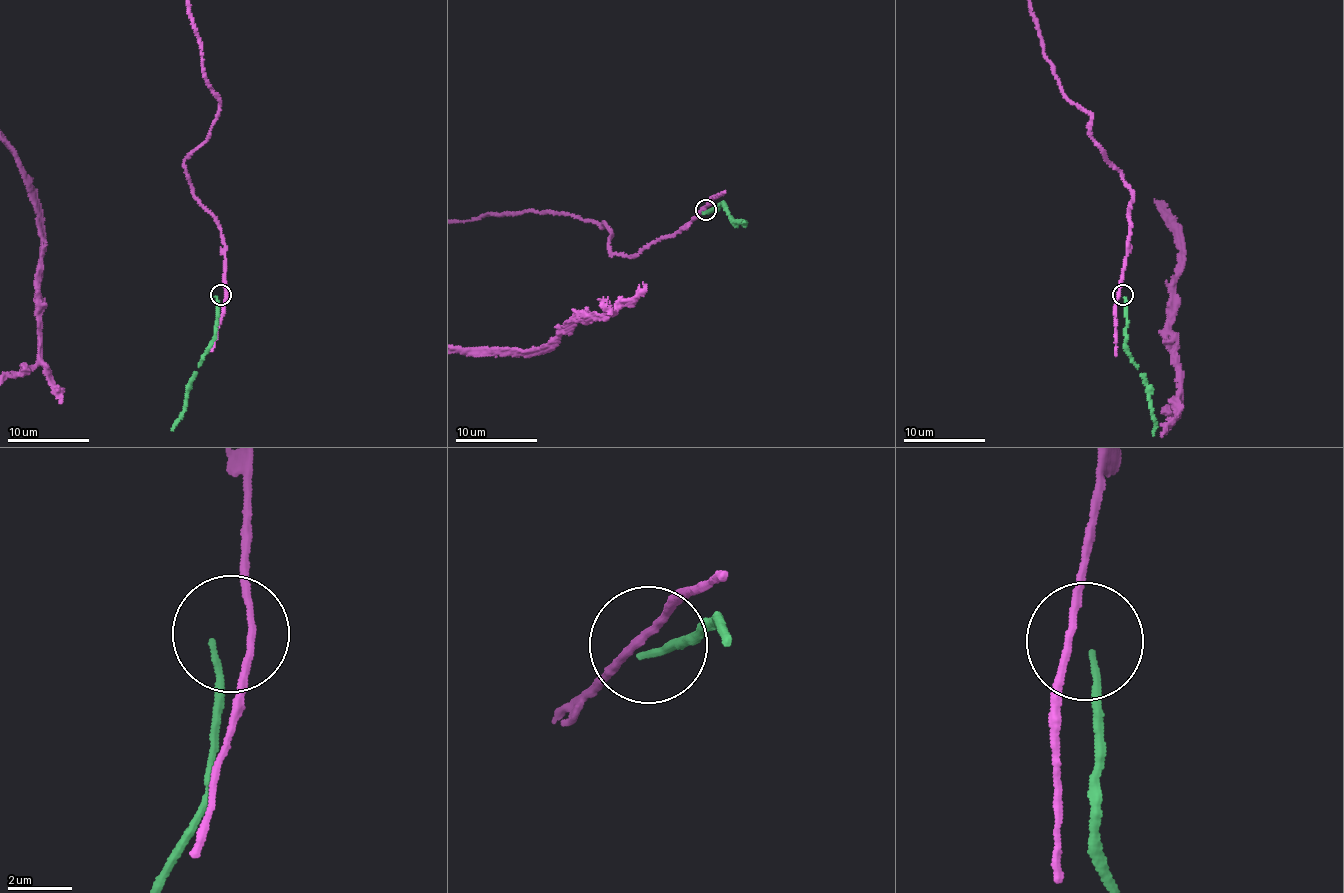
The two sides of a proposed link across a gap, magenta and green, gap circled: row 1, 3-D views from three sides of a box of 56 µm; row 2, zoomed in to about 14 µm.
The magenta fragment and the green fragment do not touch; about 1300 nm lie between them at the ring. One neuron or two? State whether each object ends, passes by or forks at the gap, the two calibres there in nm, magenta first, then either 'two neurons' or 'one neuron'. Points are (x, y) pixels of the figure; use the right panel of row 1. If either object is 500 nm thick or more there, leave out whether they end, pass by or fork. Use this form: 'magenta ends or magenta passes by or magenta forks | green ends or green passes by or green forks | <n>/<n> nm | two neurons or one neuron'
magenta passes by | green ends | 220/200 nm | two neurons

